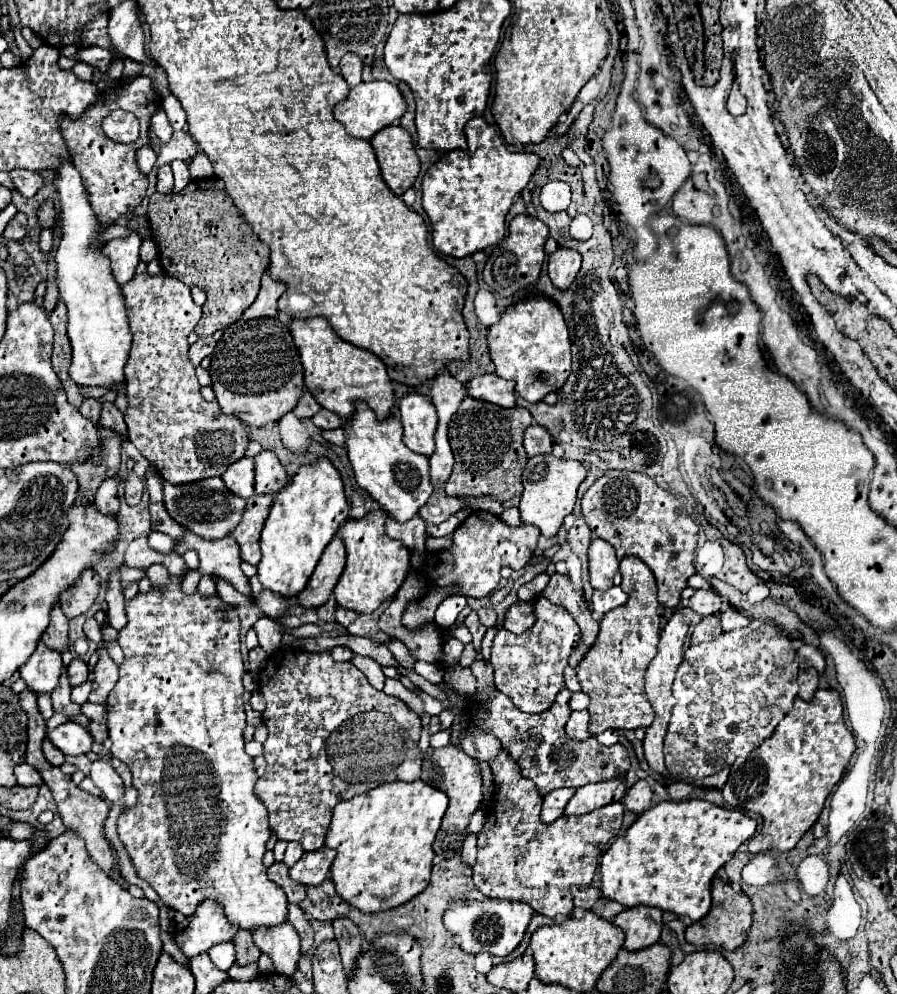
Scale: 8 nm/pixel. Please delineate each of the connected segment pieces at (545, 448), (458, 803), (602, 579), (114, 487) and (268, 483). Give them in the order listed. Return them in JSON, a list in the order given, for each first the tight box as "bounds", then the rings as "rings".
[{"bounds":[524,424,554,456],"rings":[[[534,424],[530,428],[526,428],[524,432],[524,448],[528,456],[536,456],[536,454],[550,454],[554,446],[552,436],[548,434],[546,428]]]},{"bounds":[420,744,482,858],"rings":[[[448,744],[446,748],[436,750],[426,758],[426,762],[422,764],[422,776],[420,778],[426,784],[436,786],[438,790],[446,792],[446,796],[450,800],[448,810],[442,818],[442,826],[440,826],[440,830],[436,834],[436,840],[434,840],[434,852],[442,854],[444,858],[452,858],[460,852],[462,842],[468,834],[466,832],[468,820],[470,820],[472,812],[476,808],[480,808],[480,802],[482,802],[482,774],[480,774],[478,760],[474,756],[468,756],[462,748],[458,748],[454,744]]]},{"bounds":[588,538,618,590],"rings":[[[594,538],[588,548],[588,568],[592,588],[608,590],[612,586],[614,574],[618,572],[618,558],[612,544],[604,542],[602,538]]]},{"bounds":[94,476,122,514],"rings":[[[110,476],[106,480],[102,480],[102,484],[96,490],[96,500],[94,504],[100,508],[100,512],[104,514],[116,514],[118,512],[118,486],[120,486],[122,478],[120,476]]]},{"bounds":[254,450,288,494],"rings":[[[262,450],[254,456],[254,472],[256,472],[256,484],[254,490],[258,494],[276,494],[278,488],[288,482],[288,474],[282,468],[278,456],[270,450]]]}]

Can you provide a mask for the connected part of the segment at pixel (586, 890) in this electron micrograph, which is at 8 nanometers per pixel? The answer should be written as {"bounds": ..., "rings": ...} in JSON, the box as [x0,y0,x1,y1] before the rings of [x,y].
{"bounds":[572,886,602,910],"rings":[[[574,886],[572,896],[574,896],[574,906],[590,910],[596,904],[596,900],[602,896],[602,892],[596,886],[582,886],[582,888]]]}

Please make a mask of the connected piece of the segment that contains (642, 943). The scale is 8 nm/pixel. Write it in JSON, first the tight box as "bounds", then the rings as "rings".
{"bounds":[614,906,662,950],"rings":[[[650,906],[624,908],[614,922],[624,930],[626,950],[642,950],[658,942],[662,930],[662,910]]]}

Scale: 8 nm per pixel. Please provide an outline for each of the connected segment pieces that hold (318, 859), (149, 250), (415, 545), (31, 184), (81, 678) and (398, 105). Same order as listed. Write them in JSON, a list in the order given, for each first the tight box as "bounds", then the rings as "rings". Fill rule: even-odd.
[{"bounds":[290,848,336,886],"rings":[[[330,848],[304,852],[302,858],[290,868],[290,878],[304,886],[318,886],[328,878],[334,856],[336,852]]]},{"bounds":[140,238,158,262],"rings":[[[146,238],[144,242],[142,242],[142,248],[140,248],[140,258],[142,258],[142,262],[152,262],[154,258],[156,258],[158,254],[156,254],[156,244],[150,240],[150,238]]]},{"bounds":[386,516,428,556],"rings":[[[414,516],[412,520],[408,520],[404,524],[398,524],[392,518],[388,518],[386,520],[386,534],[390,538],[402,540],[404,546],[412,554],[420,554],[420,556],[428,554],[428,548],[426,548],[426,524],[424,524],[424,520],[420,520],[420,516]]]},{"bounds":[10,168,42,198],"rings":[[[16,168],[16,170],[10,170],[10,178],[16,186],[16,190],[24,196],[24,198],[32,198],[38,188],[42,186],[42,178],[38,172],[32,172],[32,170],[24,170],[24,168]]]},{"bounds":[68,658,88,688],"rings":[[[80,658],[72,660],[72,664],[68,666],[68,682],[70,682],[70,686],[74,688],[74,686],[78,686],[78,684],[82,684],[86,680],[88,680],[88,666],[86,666],[86,662],[80,660]]]},{"bounds":[334,80,406,138],"rings":[[[372,80],[372,82],[360,82],[358,86],[354,86],[348,98],[336,104],[334,118],[346,128],[350,136],[372,138],[380,128],[394,124],[394,120],[398,120],[404,112],[406,112],[406,102],[398,86],[386,80]]]}]

